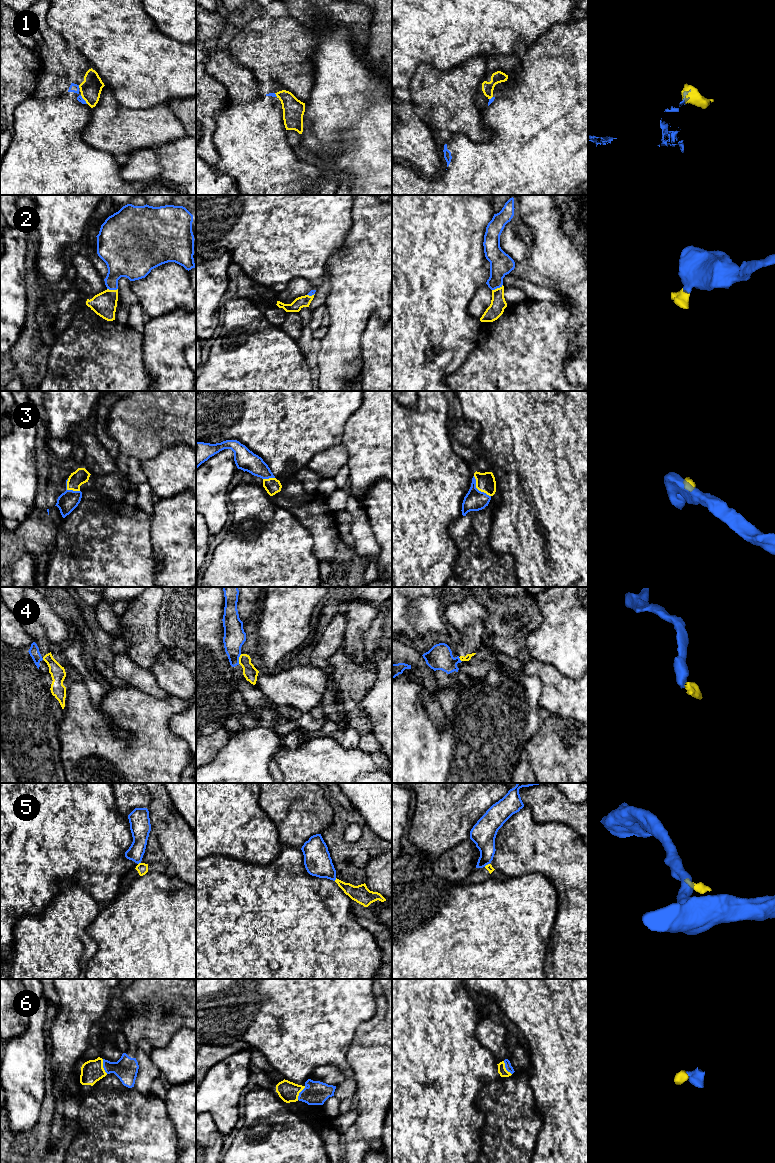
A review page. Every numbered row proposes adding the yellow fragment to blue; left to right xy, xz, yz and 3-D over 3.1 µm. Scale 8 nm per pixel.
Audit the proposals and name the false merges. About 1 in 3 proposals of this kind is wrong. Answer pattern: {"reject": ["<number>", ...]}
{"reject": ["1", "4", "5"]}

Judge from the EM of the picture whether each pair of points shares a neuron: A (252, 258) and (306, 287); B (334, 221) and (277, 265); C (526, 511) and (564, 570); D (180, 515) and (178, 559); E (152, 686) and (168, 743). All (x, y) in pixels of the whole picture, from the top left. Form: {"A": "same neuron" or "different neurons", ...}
{"A": "different neurons", "B": "same neuron", "C": "same neuron", "D": "same neuron", "E": "different neurons"}

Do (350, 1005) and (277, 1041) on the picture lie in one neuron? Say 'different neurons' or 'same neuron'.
same neuron

